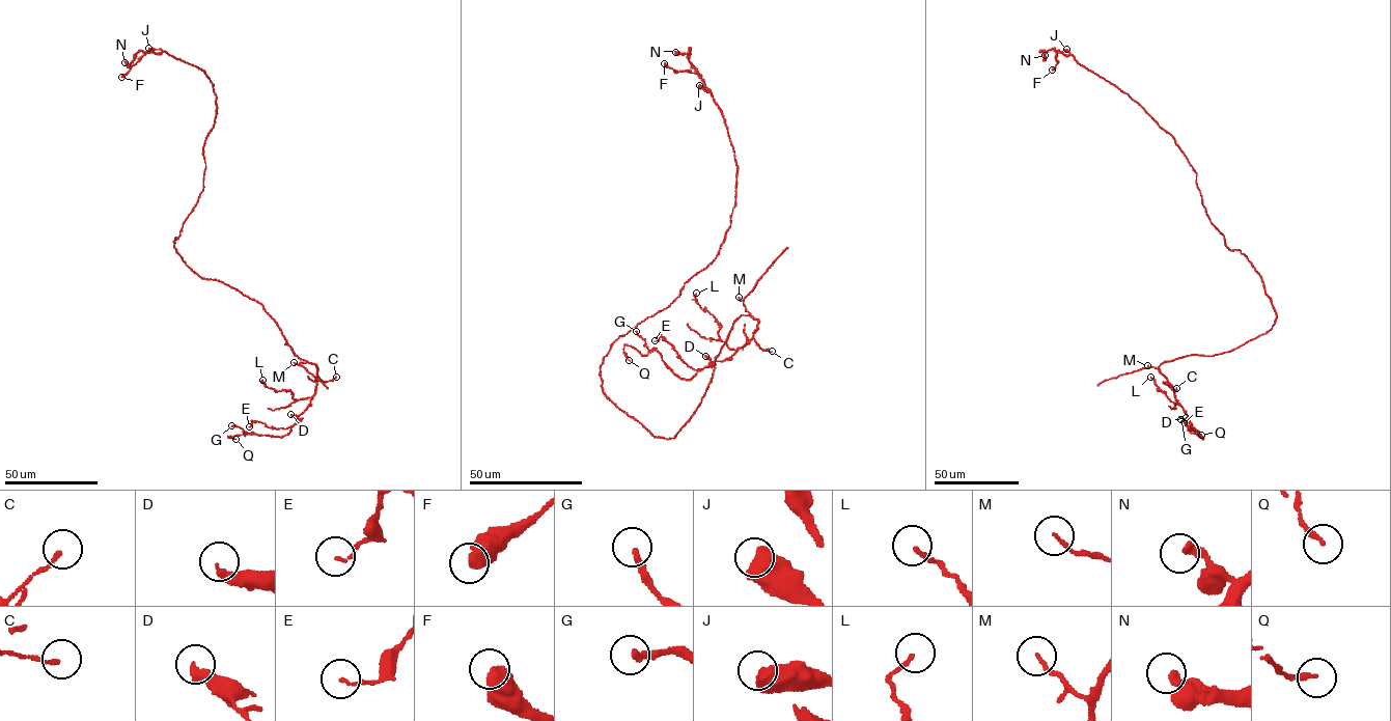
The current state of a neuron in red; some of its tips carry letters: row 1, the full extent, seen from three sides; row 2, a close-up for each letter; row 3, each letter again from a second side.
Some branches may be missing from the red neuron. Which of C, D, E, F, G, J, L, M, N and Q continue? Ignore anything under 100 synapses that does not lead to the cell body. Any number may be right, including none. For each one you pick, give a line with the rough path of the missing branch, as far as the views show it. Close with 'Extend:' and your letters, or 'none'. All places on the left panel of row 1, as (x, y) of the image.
Extend: none

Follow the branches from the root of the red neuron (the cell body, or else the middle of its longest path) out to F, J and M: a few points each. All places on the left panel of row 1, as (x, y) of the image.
F: (188, 266), (173, 242), (203, 189), (213, 85), (164, 51), (146, 53), (121, 77)
J: (188, 266), (173, 242), (203, 189), (202, 147), (215, 122), (216, 98), (204, 71), (160, 49), (148, 48)
M: (188, 266), (203, 278), (224, 282), (259, 303), (281, 331), (285, 344), (307, 362), (294, 362)

